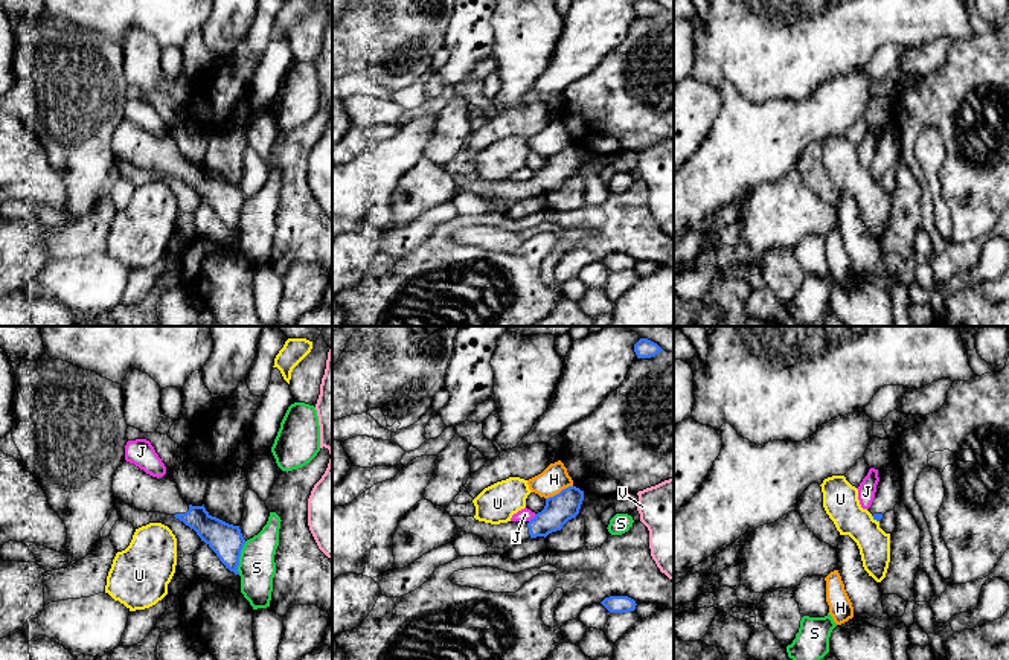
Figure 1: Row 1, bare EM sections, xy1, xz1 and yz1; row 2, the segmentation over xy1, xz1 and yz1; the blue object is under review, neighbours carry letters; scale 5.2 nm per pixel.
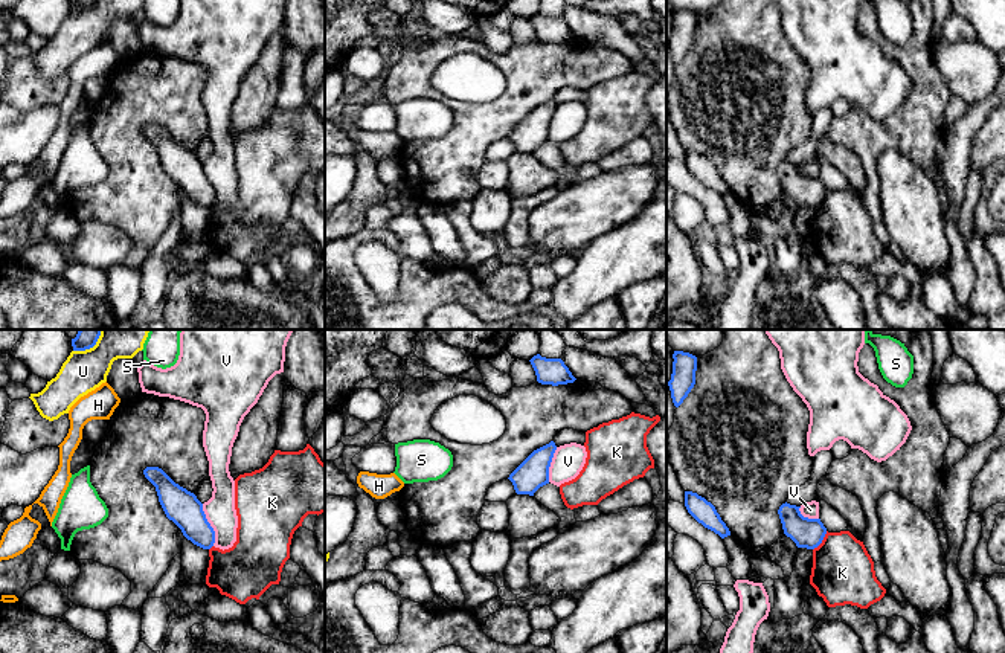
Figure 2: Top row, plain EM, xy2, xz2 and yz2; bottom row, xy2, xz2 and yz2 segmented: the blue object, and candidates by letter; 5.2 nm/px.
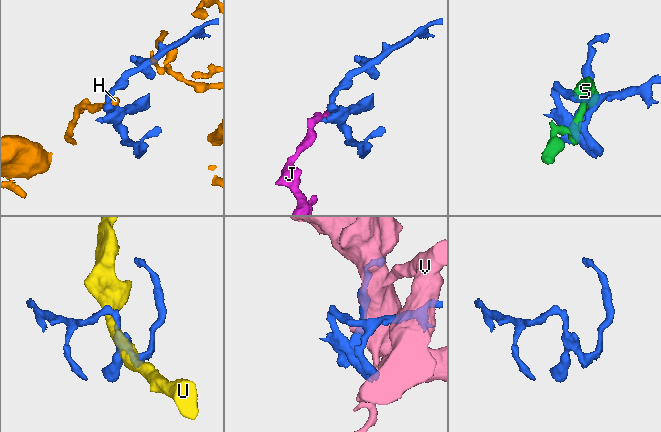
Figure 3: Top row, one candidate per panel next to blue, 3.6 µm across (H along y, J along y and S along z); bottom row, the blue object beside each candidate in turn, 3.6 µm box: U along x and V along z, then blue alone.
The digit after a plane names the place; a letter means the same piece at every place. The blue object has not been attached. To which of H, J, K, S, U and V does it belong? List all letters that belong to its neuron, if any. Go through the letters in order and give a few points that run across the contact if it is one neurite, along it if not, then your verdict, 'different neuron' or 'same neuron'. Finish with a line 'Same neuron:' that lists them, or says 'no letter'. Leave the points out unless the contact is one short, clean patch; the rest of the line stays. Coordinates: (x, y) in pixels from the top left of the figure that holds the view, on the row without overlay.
H: xz1 (572, 144), (546, 157) | different neuron
J: xz1 (535, 173), (529, 180) | different neuron
K: yz2 (827, 189), (813, 208) | different neuron
S: different neuron
U: different neuron
V: xy2 (202, 162), (205, 176), (214, 189), (214, 203) | different neuron
Same neuron: no letter

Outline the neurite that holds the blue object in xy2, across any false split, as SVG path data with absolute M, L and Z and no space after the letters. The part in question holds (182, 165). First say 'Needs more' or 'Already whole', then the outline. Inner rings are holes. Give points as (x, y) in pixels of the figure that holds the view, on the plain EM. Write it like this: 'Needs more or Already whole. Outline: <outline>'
Already whole. Outline: M146 125L145 136L156 145L159 160L169 179L194 203L210 207L215 201L215 189L206 177L203 162L197 154L175 142L162 127Z

